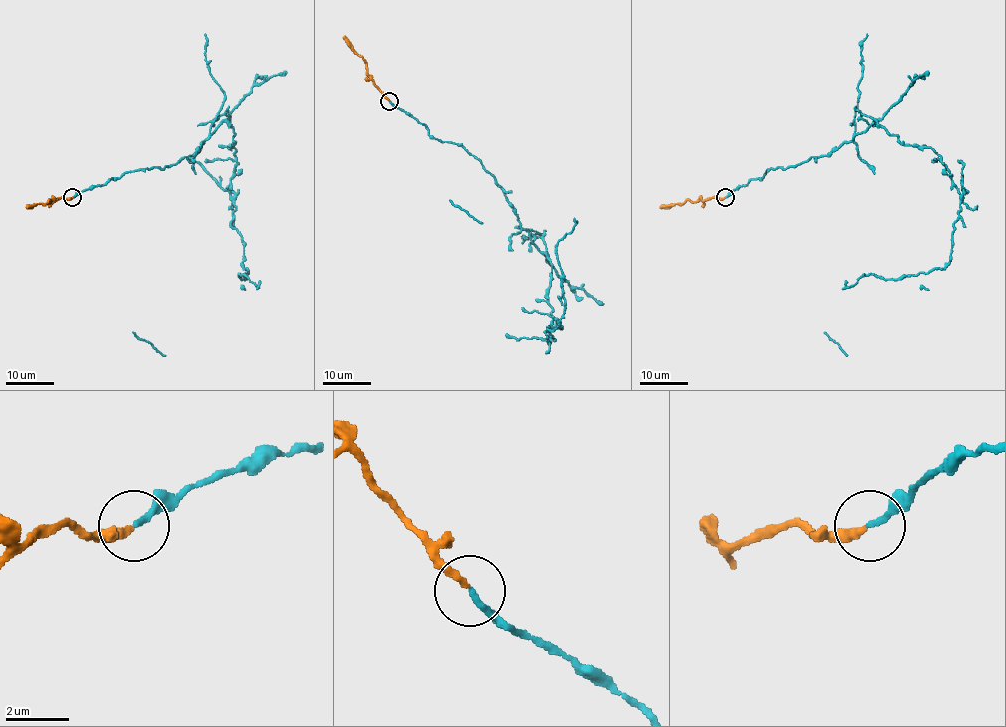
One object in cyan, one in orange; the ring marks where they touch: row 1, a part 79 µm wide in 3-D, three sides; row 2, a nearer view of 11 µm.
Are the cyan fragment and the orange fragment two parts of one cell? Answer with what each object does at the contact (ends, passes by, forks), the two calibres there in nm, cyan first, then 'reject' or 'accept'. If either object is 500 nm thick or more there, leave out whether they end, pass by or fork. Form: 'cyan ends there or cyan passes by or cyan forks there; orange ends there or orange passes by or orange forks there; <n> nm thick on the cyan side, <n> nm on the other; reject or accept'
cyan ends there; orange ends there; 190 nm thick on the cyan side, 280 nm on the other; reject

